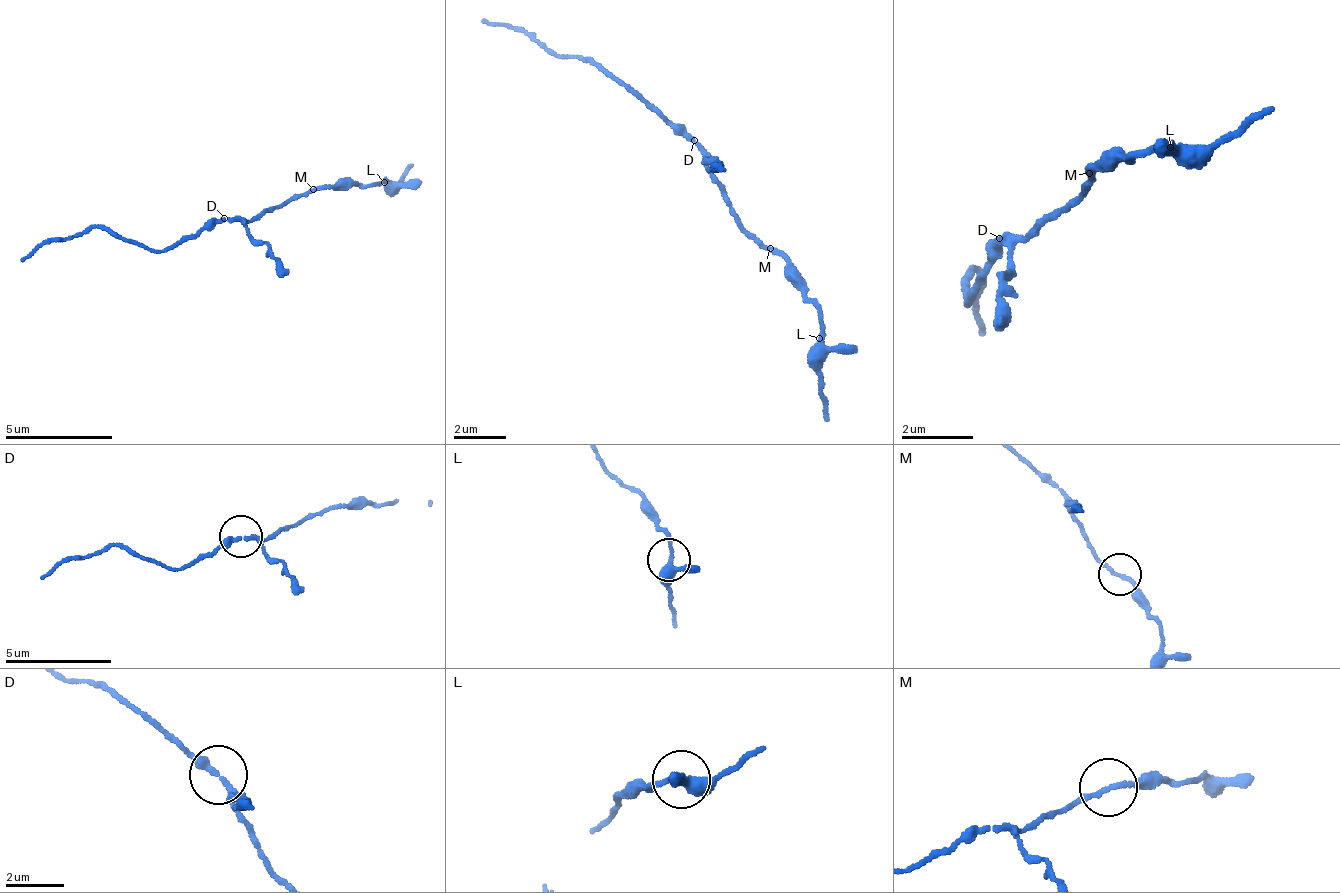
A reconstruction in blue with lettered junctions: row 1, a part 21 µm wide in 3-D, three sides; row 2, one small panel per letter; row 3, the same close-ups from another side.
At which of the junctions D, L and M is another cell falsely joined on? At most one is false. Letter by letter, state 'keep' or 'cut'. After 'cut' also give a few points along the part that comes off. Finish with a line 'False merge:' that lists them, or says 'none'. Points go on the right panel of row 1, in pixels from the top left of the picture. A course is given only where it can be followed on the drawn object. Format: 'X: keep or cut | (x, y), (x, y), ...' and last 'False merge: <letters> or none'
D: keep
L: keep
M: keep
False merge: none

